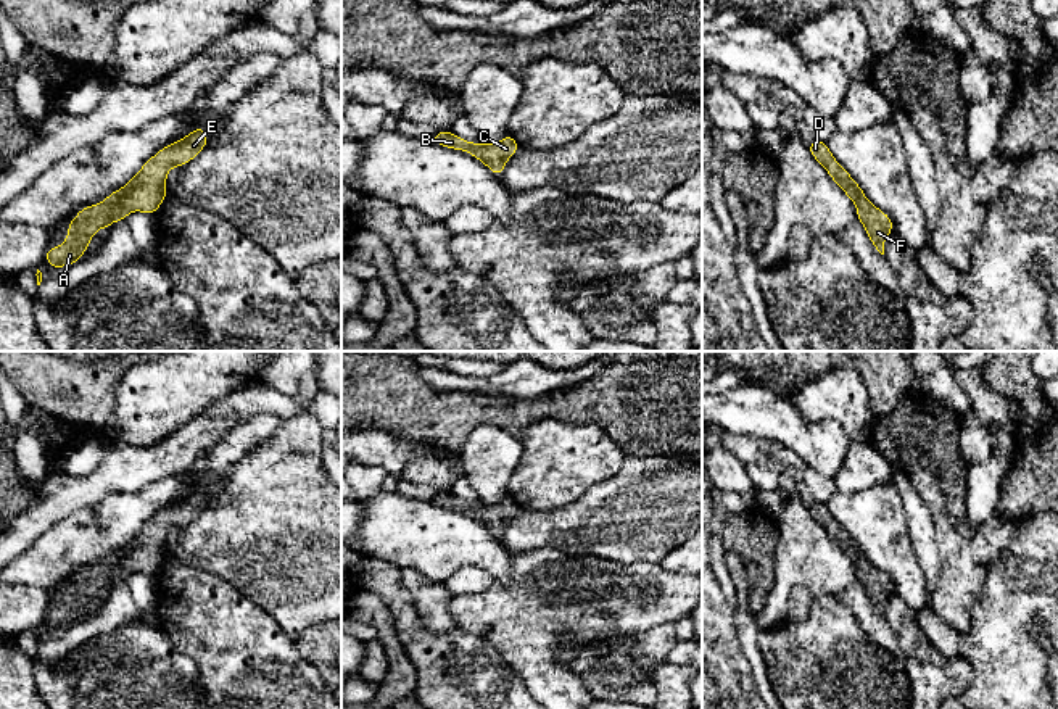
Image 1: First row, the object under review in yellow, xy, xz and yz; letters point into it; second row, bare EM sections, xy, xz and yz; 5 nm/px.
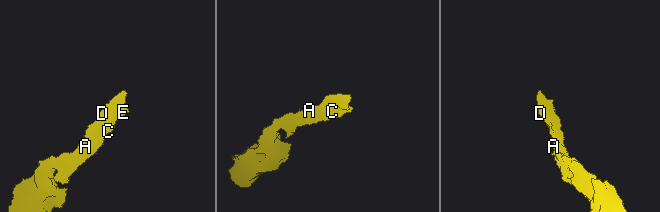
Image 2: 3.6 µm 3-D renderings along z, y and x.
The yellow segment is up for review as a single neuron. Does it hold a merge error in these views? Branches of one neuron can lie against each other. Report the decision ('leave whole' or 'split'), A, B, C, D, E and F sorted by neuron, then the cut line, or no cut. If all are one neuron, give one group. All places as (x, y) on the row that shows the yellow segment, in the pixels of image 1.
leave whole; A B C D E F; no cut

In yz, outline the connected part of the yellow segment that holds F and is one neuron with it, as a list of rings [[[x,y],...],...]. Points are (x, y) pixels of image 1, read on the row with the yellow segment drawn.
[[[813,139],[808,145],[815,160],[828,171],[831,179],[845,192],[845,195],[855,203],[858,221],[865,226],[865,230],[873,242],[873,247],[884,255],[884,240],[894,229],[891,218],[868,201],[860,185],[850,177],[850,174],[836,161],[828,150],[826,142]]]

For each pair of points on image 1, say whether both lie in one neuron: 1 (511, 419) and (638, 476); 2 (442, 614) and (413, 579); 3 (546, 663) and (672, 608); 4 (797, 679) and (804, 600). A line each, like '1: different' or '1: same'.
1: different
2: same
3: same
4: different

